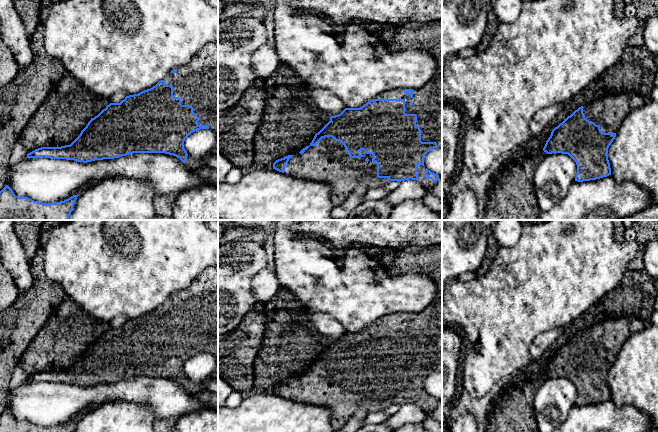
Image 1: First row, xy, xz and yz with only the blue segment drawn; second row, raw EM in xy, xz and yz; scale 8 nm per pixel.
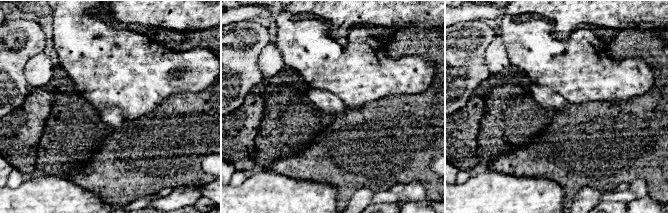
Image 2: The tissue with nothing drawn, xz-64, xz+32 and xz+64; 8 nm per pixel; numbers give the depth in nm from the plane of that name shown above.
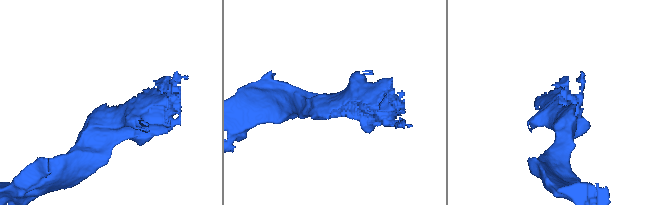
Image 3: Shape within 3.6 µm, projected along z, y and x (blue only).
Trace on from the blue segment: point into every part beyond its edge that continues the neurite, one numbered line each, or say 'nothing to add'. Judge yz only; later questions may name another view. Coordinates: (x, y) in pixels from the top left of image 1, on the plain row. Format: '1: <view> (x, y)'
1: yz (608, 336)

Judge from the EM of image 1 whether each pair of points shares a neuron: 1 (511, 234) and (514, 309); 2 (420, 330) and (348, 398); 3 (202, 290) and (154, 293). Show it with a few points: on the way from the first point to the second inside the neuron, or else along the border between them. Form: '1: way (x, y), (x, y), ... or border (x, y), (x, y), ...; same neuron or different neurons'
1: border (523, 230), (520, 239), (513, 246), (500, 247); different neurons
2: way (402, 348), (366, 380); same neuron
3: border (195, 278), (186, 287), (175, 292); different neurons

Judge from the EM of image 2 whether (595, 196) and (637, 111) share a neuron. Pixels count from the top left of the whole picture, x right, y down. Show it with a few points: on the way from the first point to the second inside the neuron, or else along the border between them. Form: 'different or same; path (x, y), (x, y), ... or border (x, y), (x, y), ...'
different; border (604, 190), (582, 187), (575, 196)

